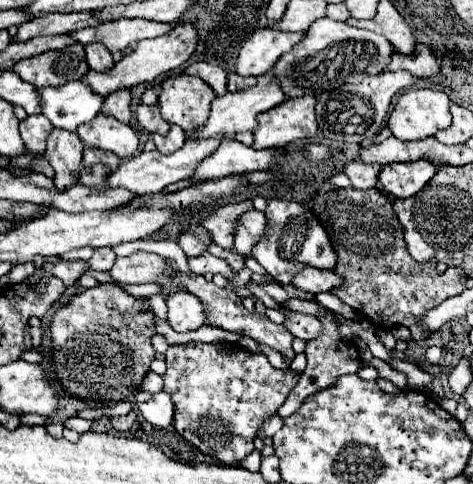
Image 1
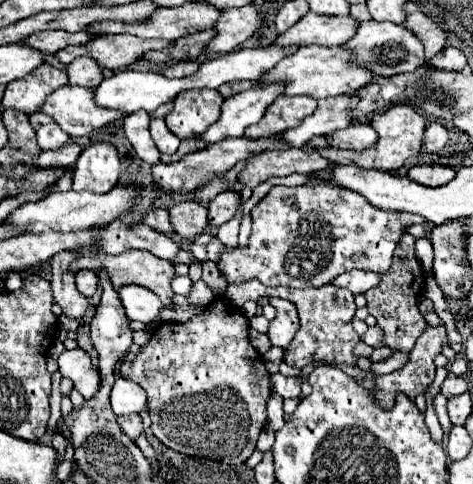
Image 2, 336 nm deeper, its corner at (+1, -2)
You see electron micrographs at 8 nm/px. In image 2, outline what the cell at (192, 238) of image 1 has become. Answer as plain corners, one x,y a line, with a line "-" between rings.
154,209
144,217
144,223
160,233
170,235
172,233
172,223
170,223
170,215
166,209

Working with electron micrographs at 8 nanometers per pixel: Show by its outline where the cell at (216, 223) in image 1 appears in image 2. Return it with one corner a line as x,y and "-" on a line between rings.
184,201
168,209
174,231
184,239
194,239
208,227
208,209
194,201

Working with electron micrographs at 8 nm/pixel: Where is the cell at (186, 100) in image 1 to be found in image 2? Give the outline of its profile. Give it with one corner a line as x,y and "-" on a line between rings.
216,89
182,91
174,99
174,109
166,115
168,129
180,139
190,139
218,121
224,97

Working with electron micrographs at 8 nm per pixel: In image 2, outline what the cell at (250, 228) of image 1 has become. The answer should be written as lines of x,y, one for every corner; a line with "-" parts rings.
224,191
208,207
210,209
210,225
220,227
220,225
228,223
234,217
234,213
238,211
238,207
240,207
240,195
236,191

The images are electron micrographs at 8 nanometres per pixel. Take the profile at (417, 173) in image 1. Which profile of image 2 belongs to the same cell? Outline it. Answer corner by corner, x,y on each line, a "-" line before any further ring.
416,165
408,171
408,177
414,179
416,183
422,183
426,187
438,187
442,183
448,183
454,179
456,171
452,167
444,165

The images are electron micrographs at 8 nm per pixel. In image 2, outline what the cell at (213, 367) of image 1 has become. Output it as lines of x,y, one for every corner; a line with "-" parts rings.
224,297
210,303
198,319
190,319
188,323
160,323
140,355
130,363
122,363
120,375
136,381
148,393
148,409
152,417
150,429
166,447
184,455
208,457
228,465
240,465
254,453
258,435
266,425
270,373
248,341
246,317

